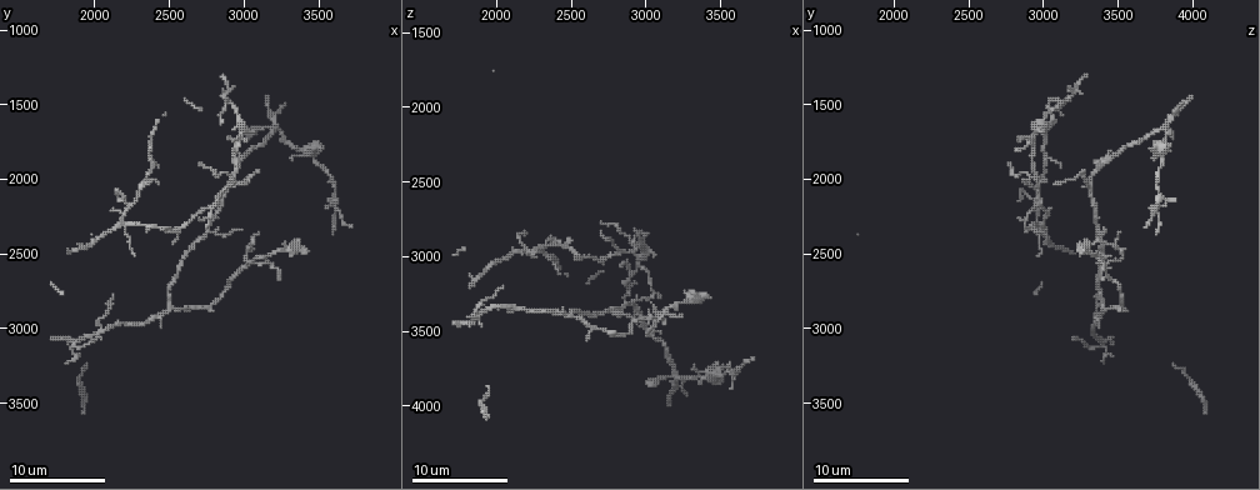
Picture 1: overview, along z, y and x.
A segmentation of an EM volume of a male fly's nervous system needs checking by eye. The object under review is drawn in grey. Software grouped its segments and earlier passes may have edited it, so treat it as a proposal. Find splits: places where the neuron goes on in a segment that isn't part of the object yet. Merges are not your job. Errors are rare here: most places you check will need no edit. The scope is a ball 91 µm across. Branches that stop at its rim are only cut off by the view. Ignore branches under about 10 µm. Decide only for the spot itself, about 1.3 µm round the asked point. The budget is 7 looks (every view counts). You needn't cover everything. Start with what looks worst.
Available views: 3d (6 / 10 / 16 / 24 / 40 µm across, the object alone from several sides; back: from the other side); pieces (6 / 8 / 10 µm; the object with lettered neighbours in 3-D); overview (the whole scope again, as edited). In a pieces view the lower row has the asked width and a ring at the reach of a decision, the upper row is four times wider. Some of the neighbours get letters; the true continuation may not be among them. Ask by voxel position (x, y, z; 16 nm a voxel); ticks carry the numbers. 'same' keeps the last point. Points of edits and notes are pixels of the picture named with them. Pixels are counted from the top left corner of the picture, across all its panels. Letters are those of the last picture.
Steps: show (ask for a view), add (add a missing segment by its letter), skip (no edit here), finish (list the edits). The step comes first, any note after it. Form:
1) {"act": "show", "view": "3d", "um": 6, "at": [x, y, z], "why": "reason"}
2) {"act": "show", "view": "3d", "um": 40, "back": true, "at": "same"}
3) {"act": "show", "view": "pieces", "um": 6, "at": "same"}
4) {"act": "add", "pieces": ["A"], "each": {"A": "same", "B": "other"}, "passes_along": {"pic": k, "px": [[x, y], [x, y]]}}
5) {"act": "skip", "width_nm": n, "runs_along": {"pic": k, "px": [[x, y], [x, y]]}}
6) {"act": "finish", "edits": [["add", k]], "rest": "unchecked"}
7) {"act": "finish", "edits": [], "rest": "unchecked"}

{"act": "show", "view": "3d", "um": 10, "at": [3420, 2500, 3280], "why": "an open end"}

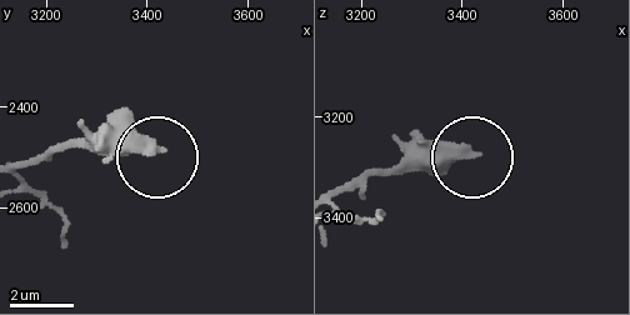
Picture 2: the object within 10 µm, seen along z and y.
{"act": "show", "view": "pieces", "um": 10, "at": [3425, 2485, 3270]}

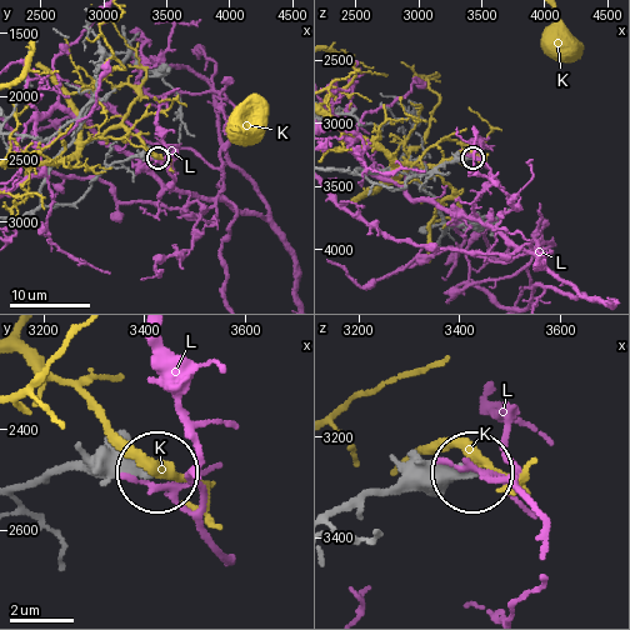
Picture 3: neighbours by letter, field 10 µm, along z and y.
{"act": "skip", "each": {"K": "other", "L": "other"}, "found": "none of them fits"}

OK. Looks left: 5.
{"act": "show", "view": "pieces", "um": 8, "at": [3040, 2440, 3320], "why": "thin end"}

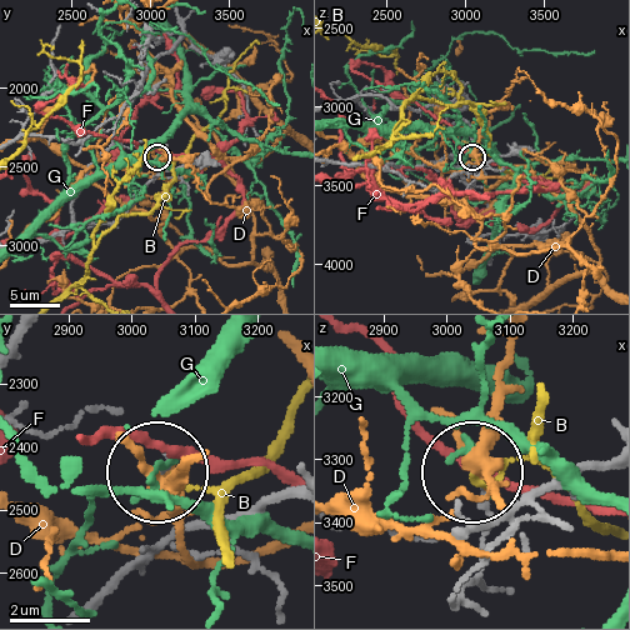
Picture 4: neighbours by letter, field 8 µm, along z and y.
{"act": "skip", "width_nm": 100, "each": {"B": "other", "D": "other", "F": "other", "G": "other"}, "found": "no lettered segment goes on from it"}

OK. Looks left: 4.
{"act": "show", "view": "3d", "um": 6, "at": [2540, 2420, 3000], "why": "free end"}

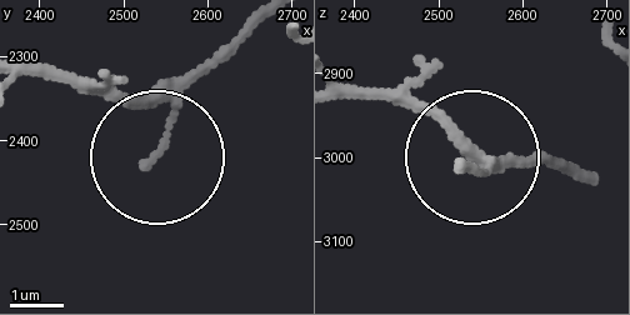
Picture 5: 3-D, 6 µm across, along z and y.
{"act": "show", "view": "pieces", "um": 6, "at": [2530, 2430, 3010], "why": "see the neighbours"}

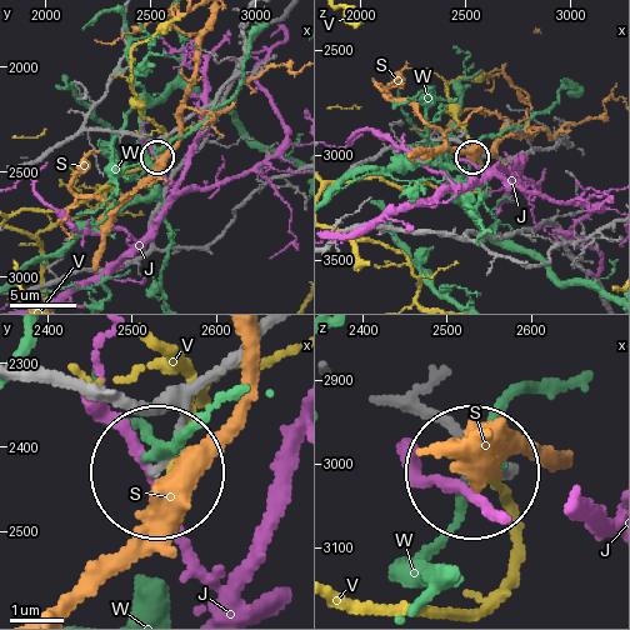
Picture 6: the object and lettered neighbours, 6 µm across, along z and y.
{"act": "skip", "each": {"J": "other", "S": "other", "V": "other", "W": "other"}, "found": "none of them fits"}

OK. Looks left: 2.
{"act": "show", "view": "pieces", "um": 10, "at": [3220, 2680, 3420], "why": "free end"}

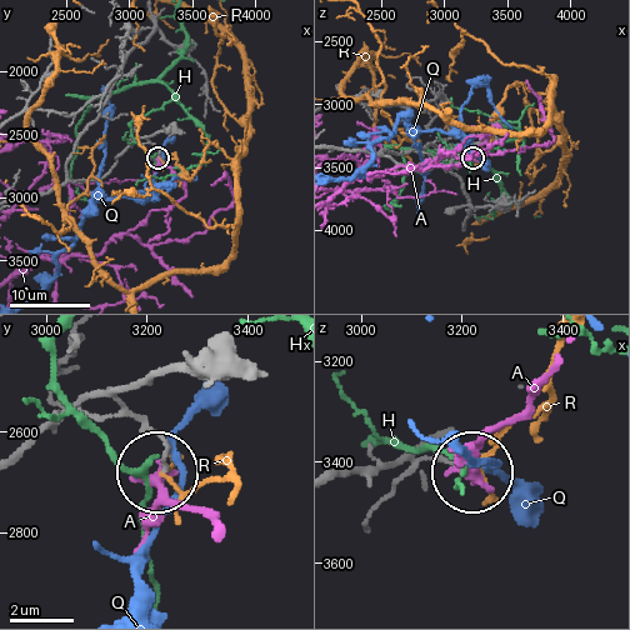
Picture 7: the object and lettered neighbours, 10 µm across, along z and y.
{"act": "skip", "each": {"A": "other", "H": "other", "Q": "other", "R": "other"}, "found": "none of them fits"}

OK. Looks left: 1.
{"act": "finish", "edits": [], "rest": "unchecked"}

